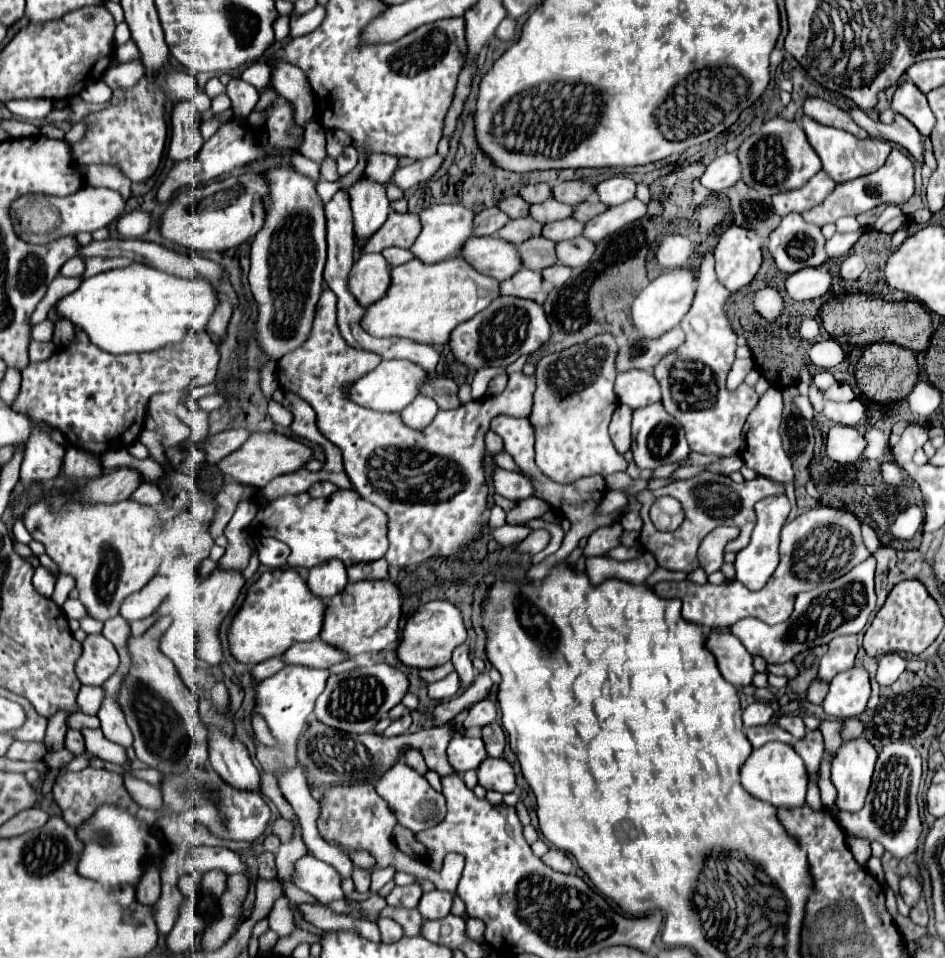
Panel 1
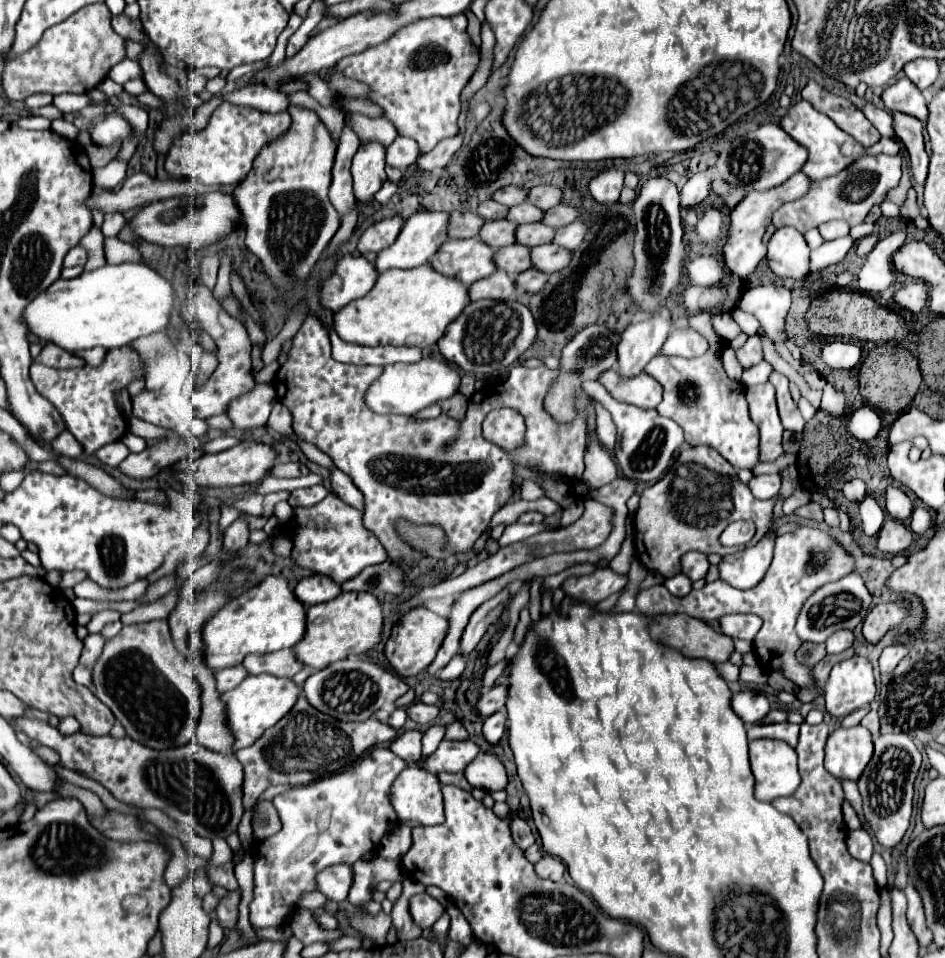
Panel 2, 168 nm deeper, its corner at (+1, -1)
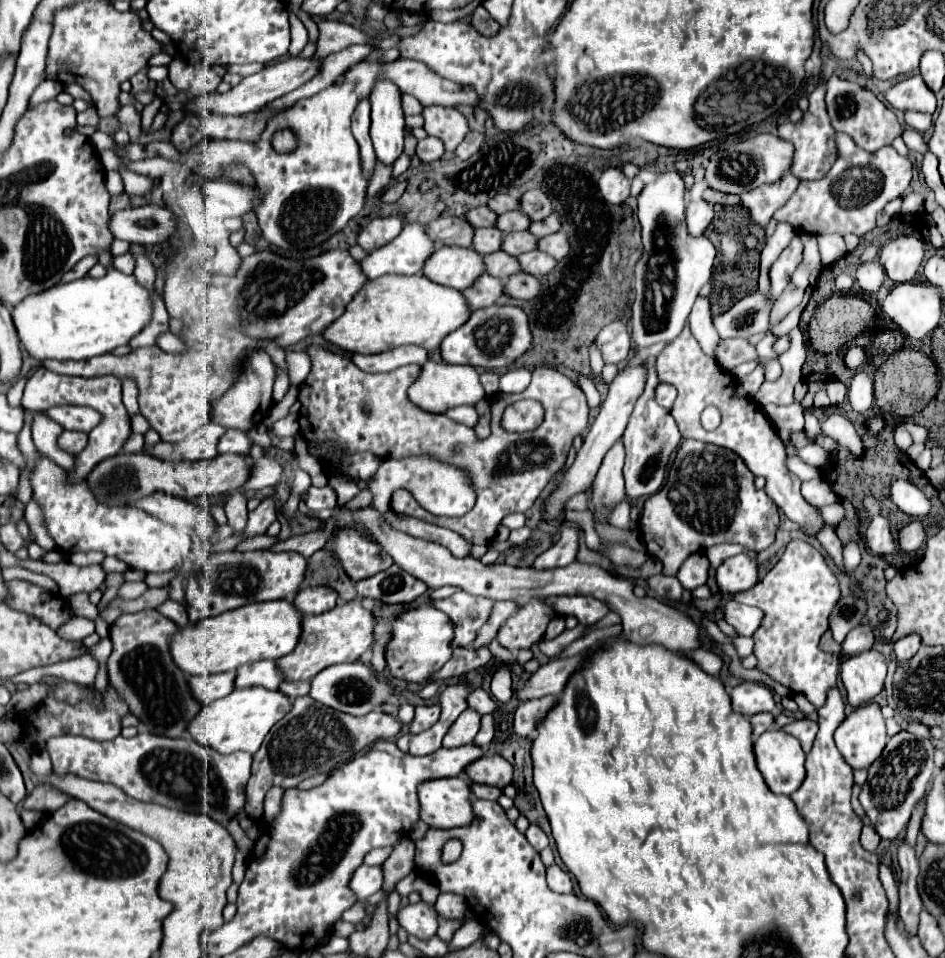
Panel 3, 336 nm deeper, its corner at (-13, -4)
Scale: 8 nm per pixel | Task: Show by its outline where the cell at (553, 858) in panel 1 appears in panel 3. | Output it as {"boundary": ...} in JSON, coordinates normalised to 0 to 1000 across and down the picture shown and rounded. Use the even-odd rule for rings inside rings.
{"boundary":[[[584,902],[580,906],[580,925],[588,931],[597,931],[597,933],[603,933],[605,927],[607,927],[607,921],[603,916],[603,912],[599,908],[595,908],[590,902]]]}

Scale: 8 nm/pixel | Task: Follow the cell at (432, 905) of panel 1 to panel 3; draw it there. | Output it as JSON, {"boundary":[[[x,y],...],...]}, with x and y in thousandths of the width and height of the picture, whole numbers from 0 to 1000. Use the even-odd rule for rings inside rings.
{"boundary":[[[444,939],[442,944],[432,944],[421,952],[421,962],[432,975],[440,979],[457,979],[463,969],[463,952],[457,944]]]}

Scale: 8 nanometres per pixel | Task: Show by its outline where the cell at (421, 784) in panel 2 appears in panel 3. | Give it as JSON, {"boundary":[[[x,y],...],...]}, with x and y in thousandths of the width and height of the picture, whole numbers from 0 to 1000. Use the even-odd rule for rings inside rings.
{"boundary":[[[487,810],[447,816],[442,820],[442,835],[444,856],[455,864],[485,864],[497,860],[497,854],[502,854],[497,818]]]}

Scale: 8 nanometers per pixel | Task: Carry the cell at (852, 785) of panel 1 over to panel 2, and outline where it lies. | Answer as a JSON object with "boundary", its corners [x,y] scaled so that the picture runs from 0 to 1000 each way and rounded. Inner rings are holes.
{"boundary":[[[906,757],[899,761],[887,759],[878,765],[874,776],[874,796],[872,801],[887,813],[910,811],[910,805],[923,792],[923,767],[916,759]]]}

